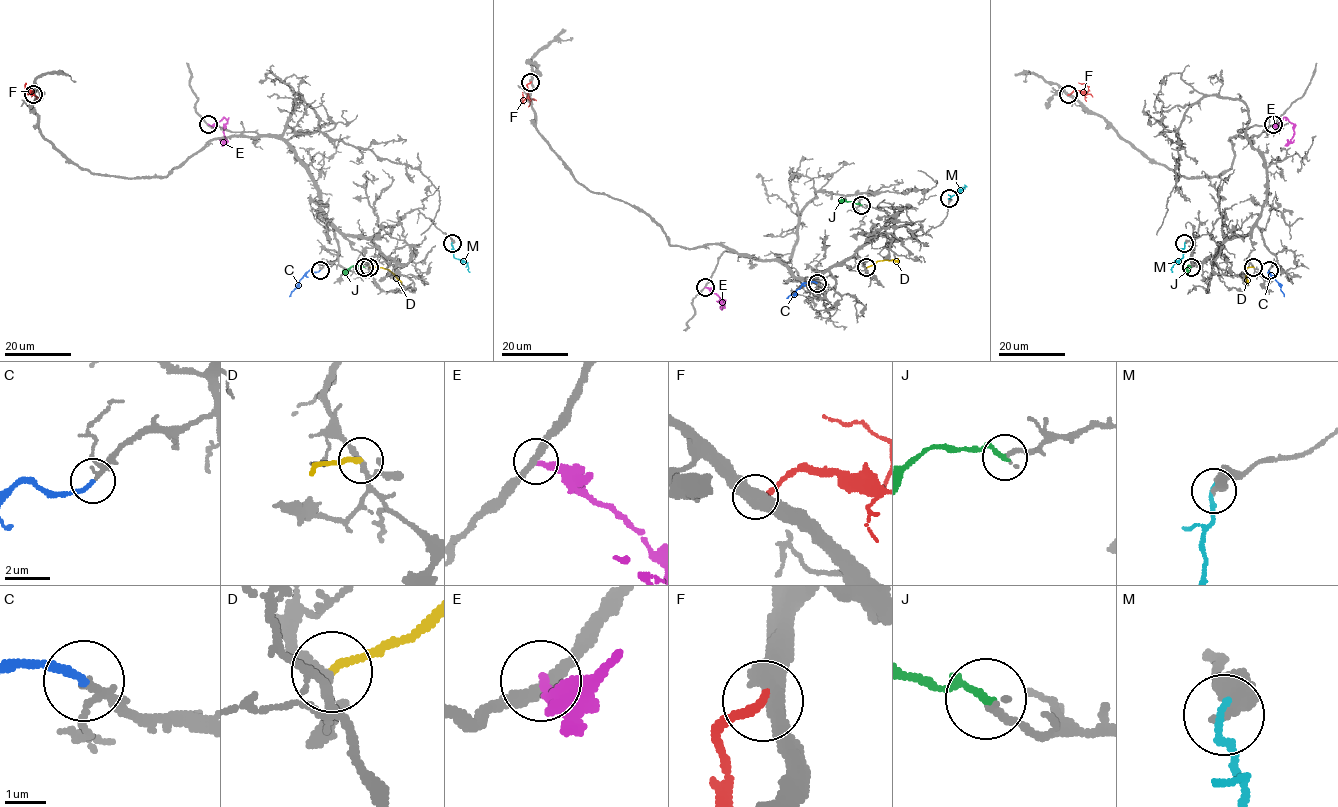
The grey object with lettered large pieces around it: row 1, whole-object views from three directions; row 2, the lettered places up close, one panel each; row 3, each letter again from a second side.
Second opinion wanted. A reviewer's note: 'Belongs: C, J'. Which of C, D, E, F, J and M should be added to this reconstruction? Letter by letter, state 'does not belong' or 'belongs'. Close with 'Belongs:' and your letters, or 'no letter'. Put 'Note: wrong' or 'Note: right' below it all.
C: belongs
D: does not belong
E: does not belong
F: does not belong
J: belongs
M: does not belong
Belongs: C, J
Note: right

